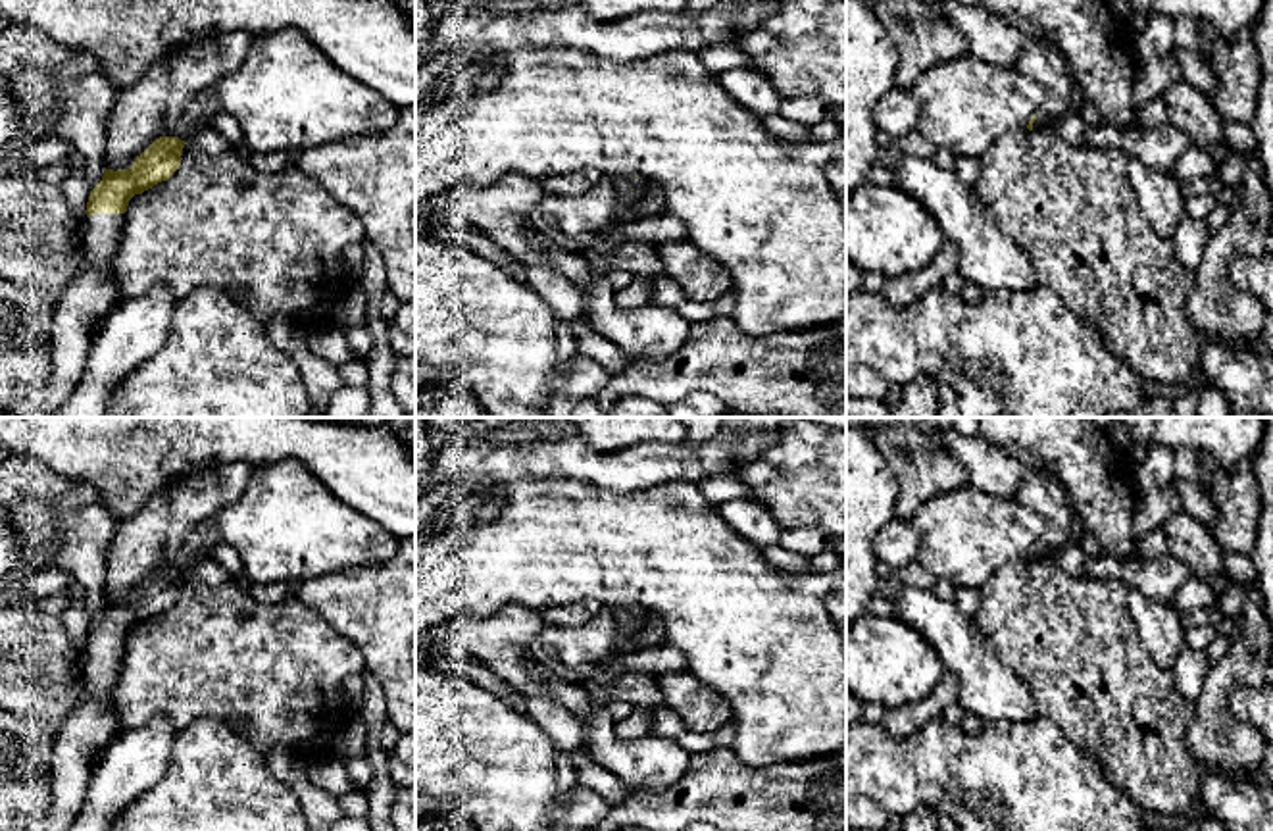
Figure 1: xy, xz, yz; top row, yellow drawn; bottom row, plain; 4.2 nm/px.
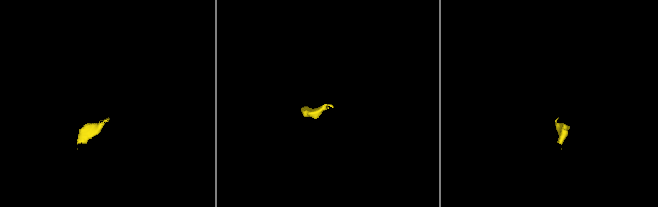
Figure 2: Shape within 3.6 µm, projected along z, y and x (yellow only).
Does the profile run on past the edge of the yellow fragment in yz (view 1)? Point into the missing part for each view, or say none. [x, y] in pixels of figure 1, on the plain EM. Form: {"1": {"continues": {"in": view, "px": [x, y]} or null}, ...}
{"1": {"continues": {"in": "yz", "px": [1039, 491]}}}

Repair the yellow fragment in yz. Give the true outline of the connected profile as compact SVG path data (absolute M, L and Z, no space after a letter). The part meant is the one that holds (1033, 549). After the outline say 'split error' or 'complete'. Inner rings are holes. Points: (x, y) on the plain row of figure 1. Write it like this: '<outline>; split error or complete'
M1029 469L1021 479L1015 502L1038 514L1046 529L1027 560L1052 558L1063 544L1077 539L1079 519L1069 492L1044 469Z; split error

